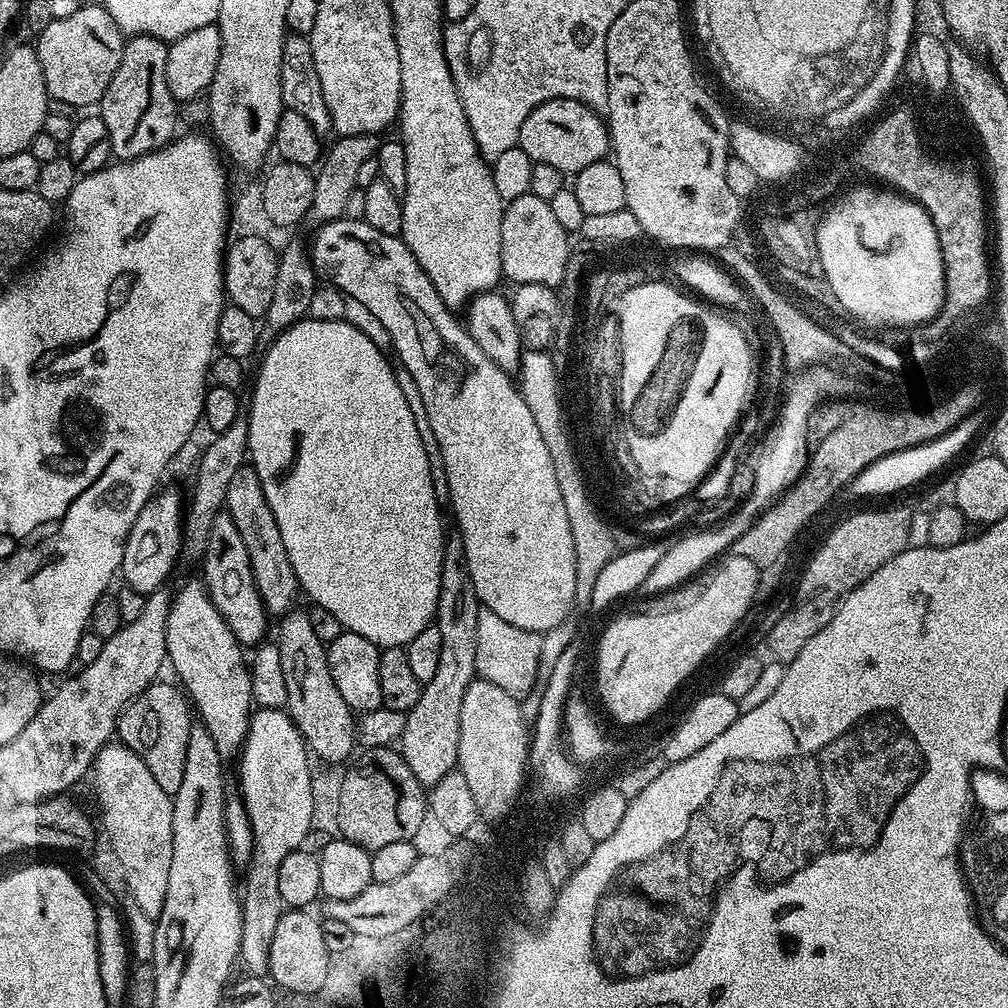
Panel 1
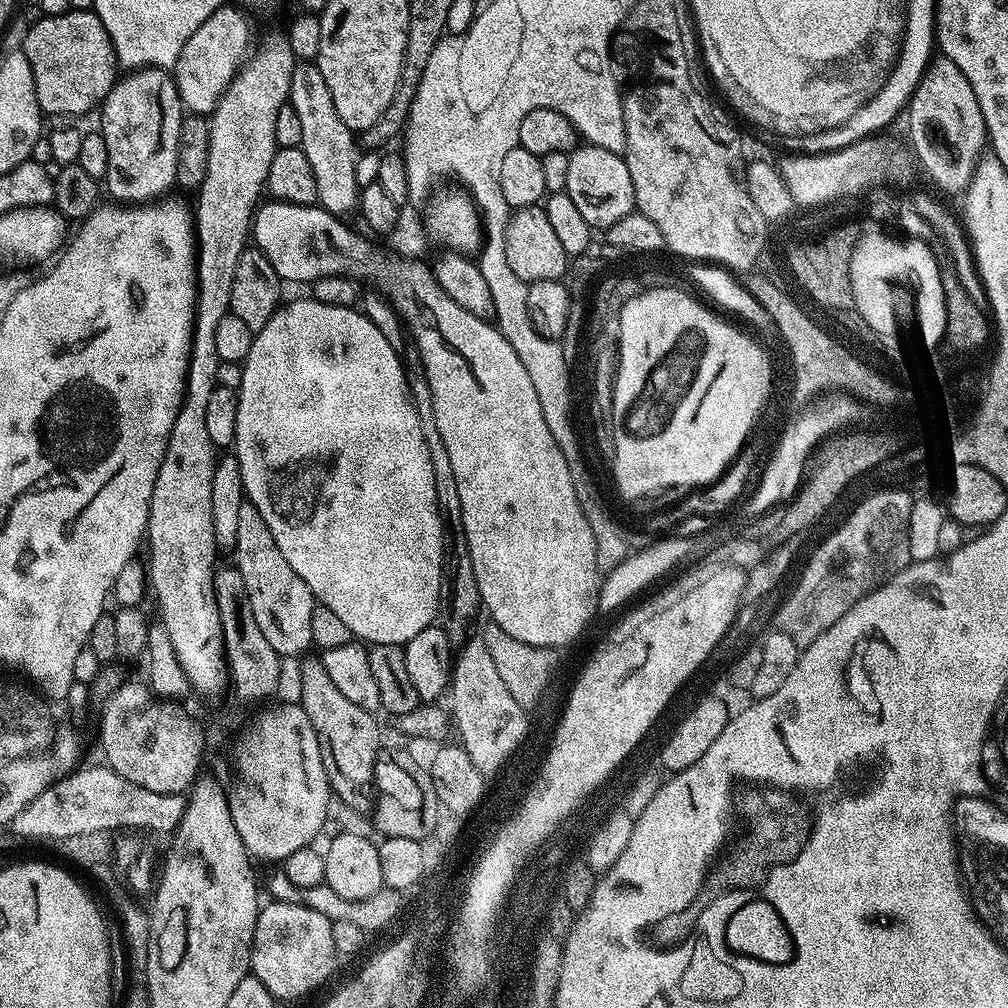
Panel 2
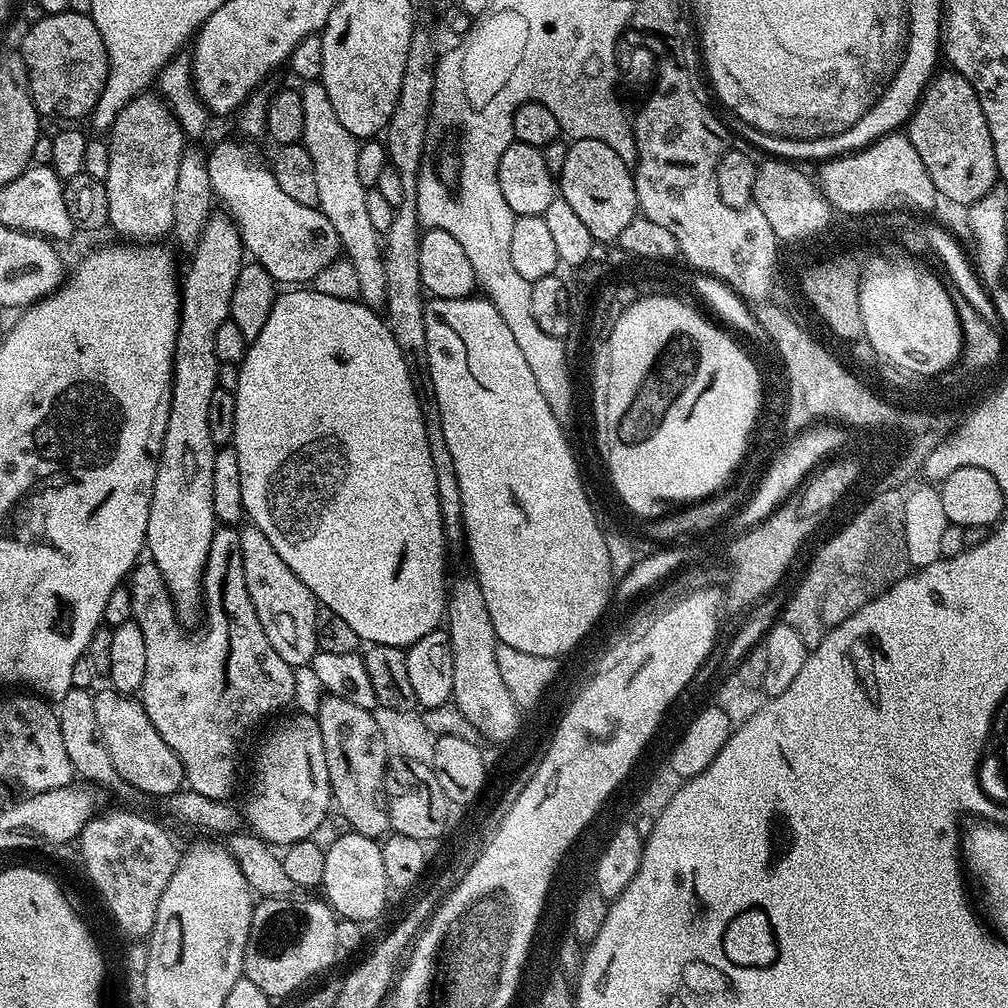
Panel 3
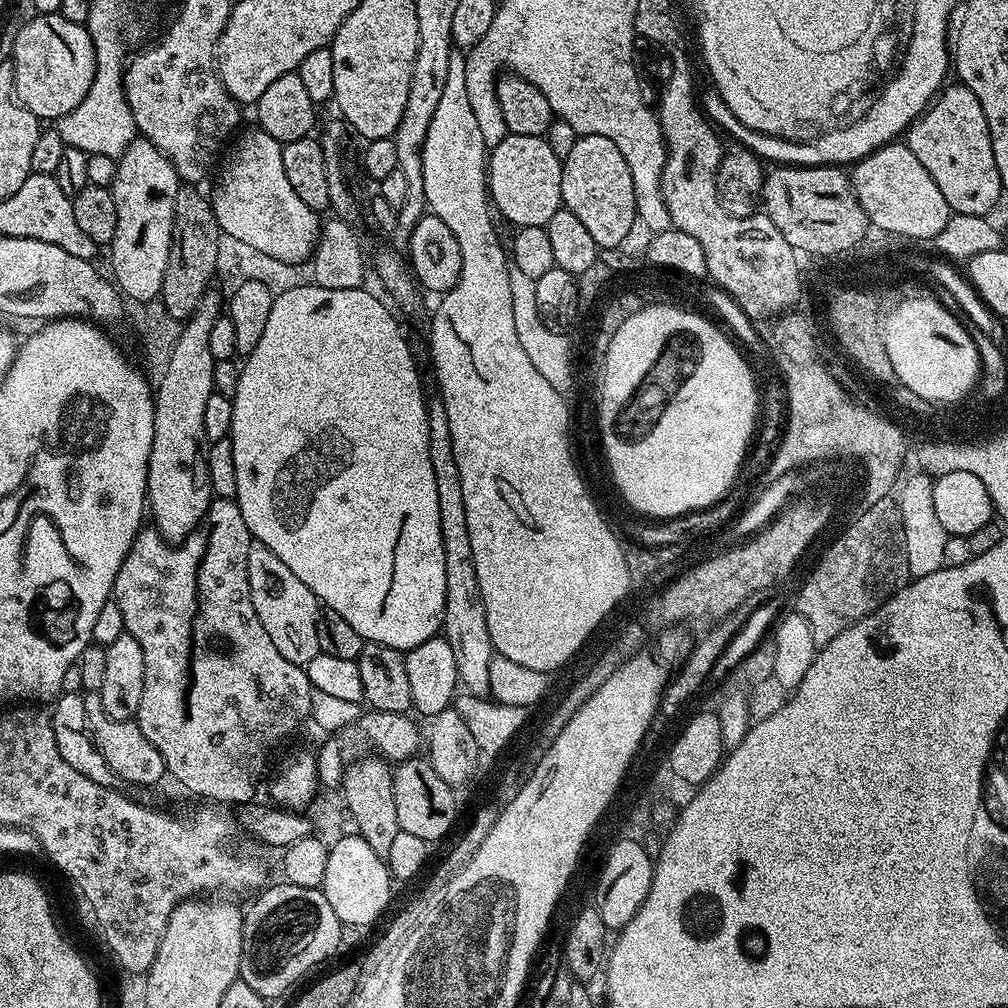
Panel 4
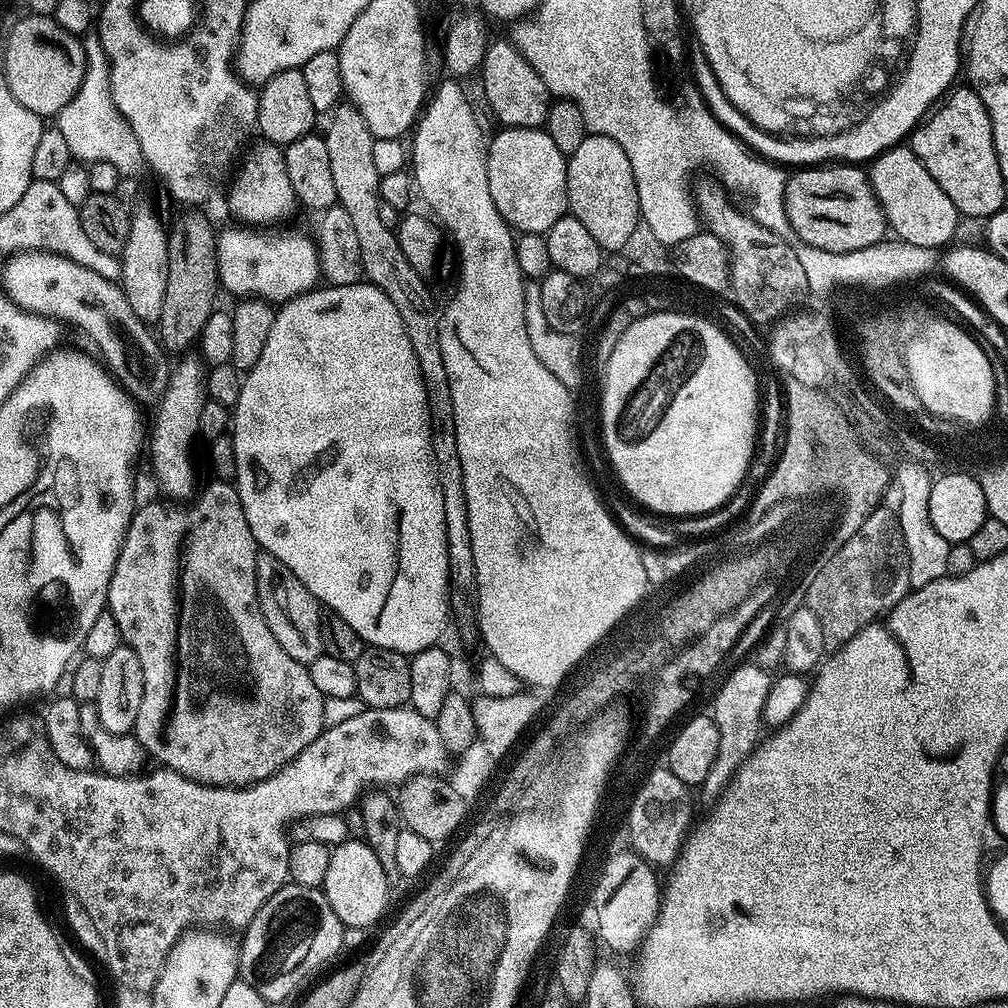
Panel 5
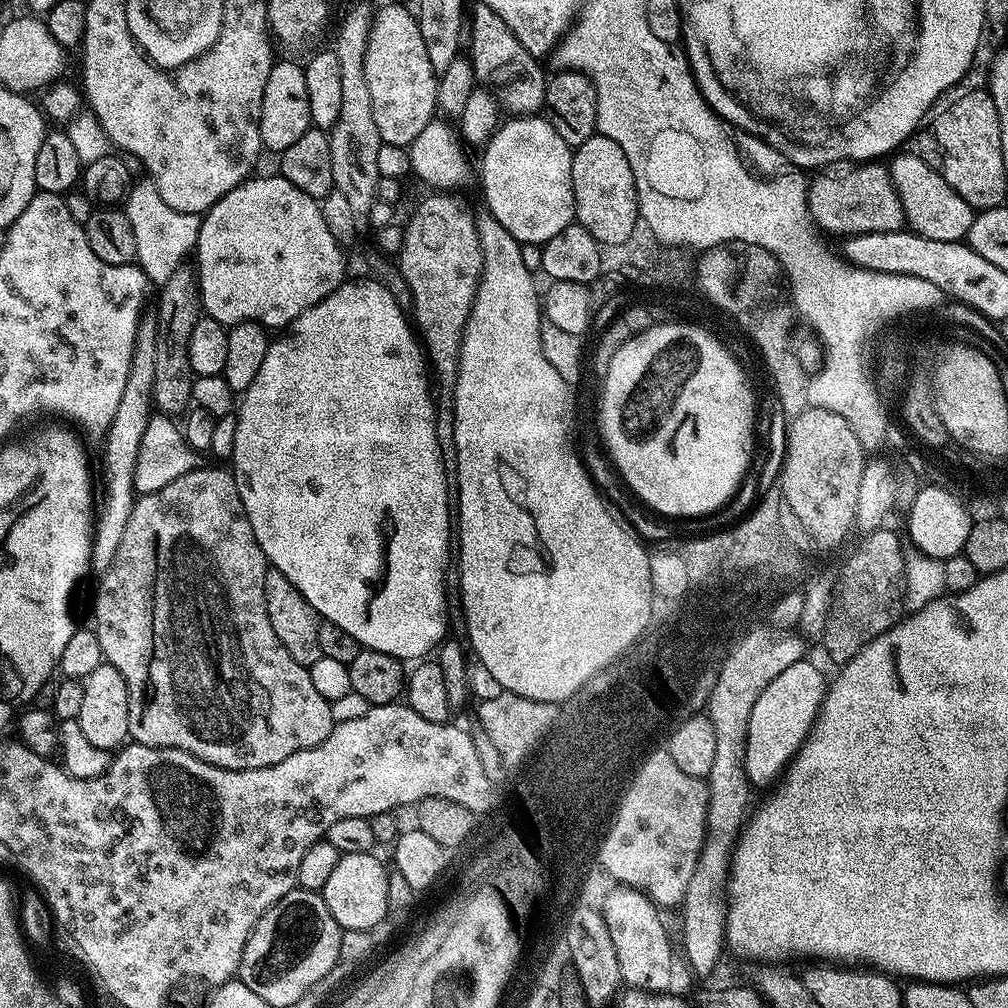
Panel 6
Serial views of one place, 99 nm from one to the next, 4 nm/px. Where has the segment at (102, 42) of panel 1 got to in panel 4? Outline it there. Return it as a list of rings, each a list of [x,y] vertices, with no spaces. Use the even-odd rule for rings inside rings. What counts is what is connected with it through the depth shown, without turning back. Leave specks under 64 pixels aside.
[[[45,12],[43,14],[33,15],[33,20],[28,20],[16,32],[16,37],[12,40],[12,57],[10,63],[14,70],[14,91],[17,100],[26,110],[30,110],[30,114],[34,114],[36,119],[41,122],[59,122],[63,116],[68,116],[78,106],[78,102],[82,102],[82,98],[86,98],[86,94],[90,90],[90,82],[94,82],[94,70],[96,69],[96,55],[94,54],[94,42],[90,38],[87,27],[78,22],[69,22],[67,18],[62,18],[59,12]]]

